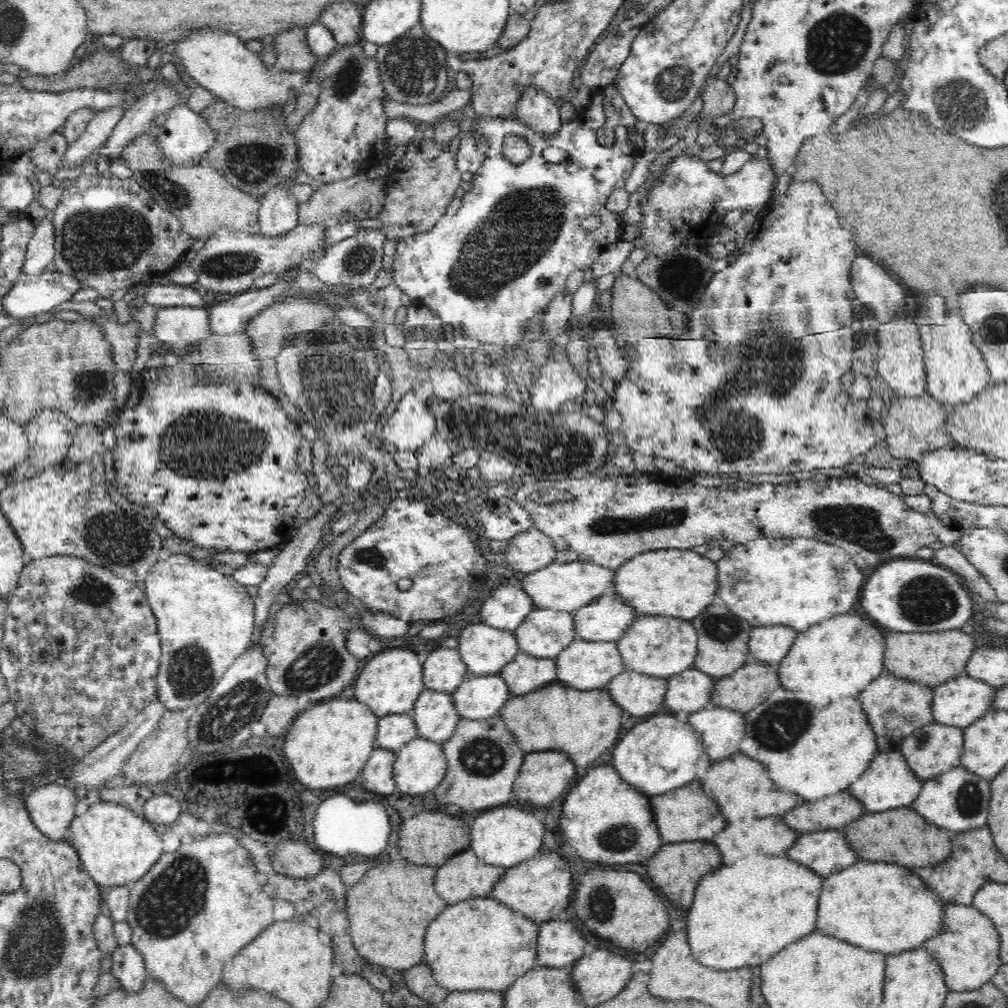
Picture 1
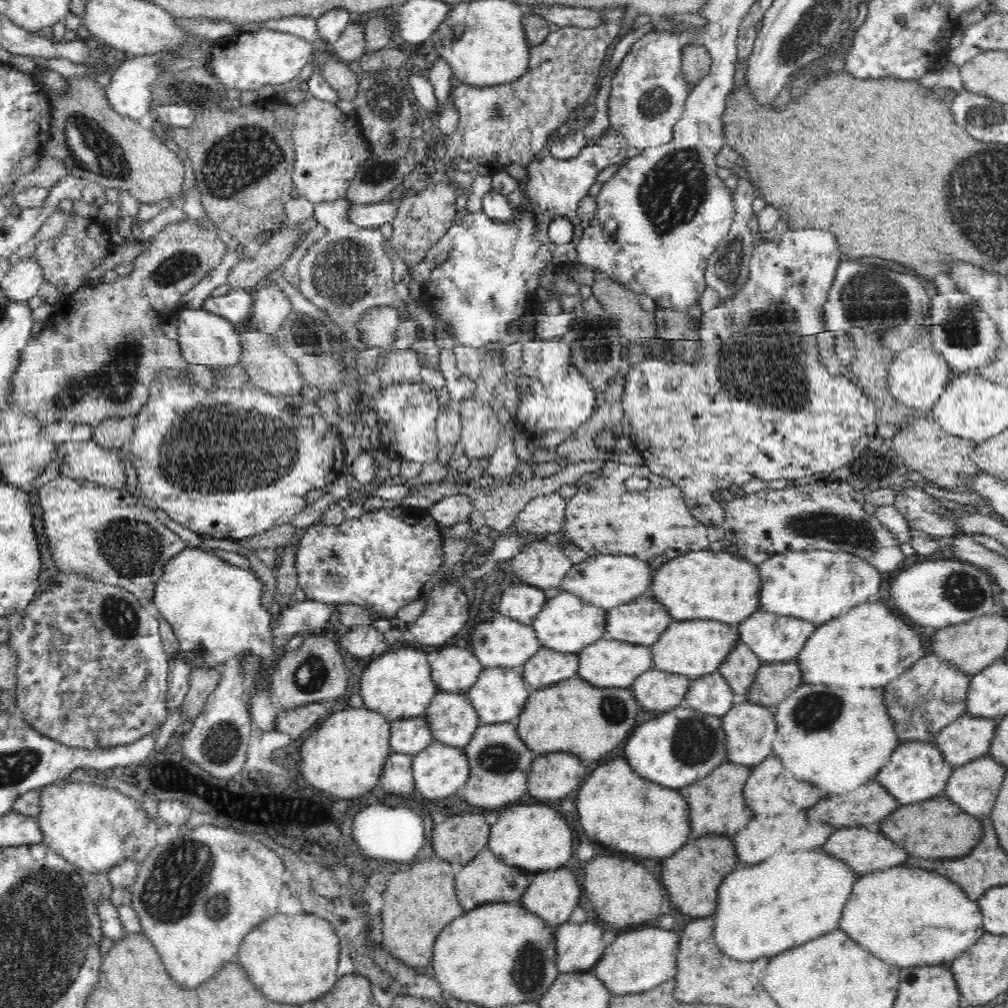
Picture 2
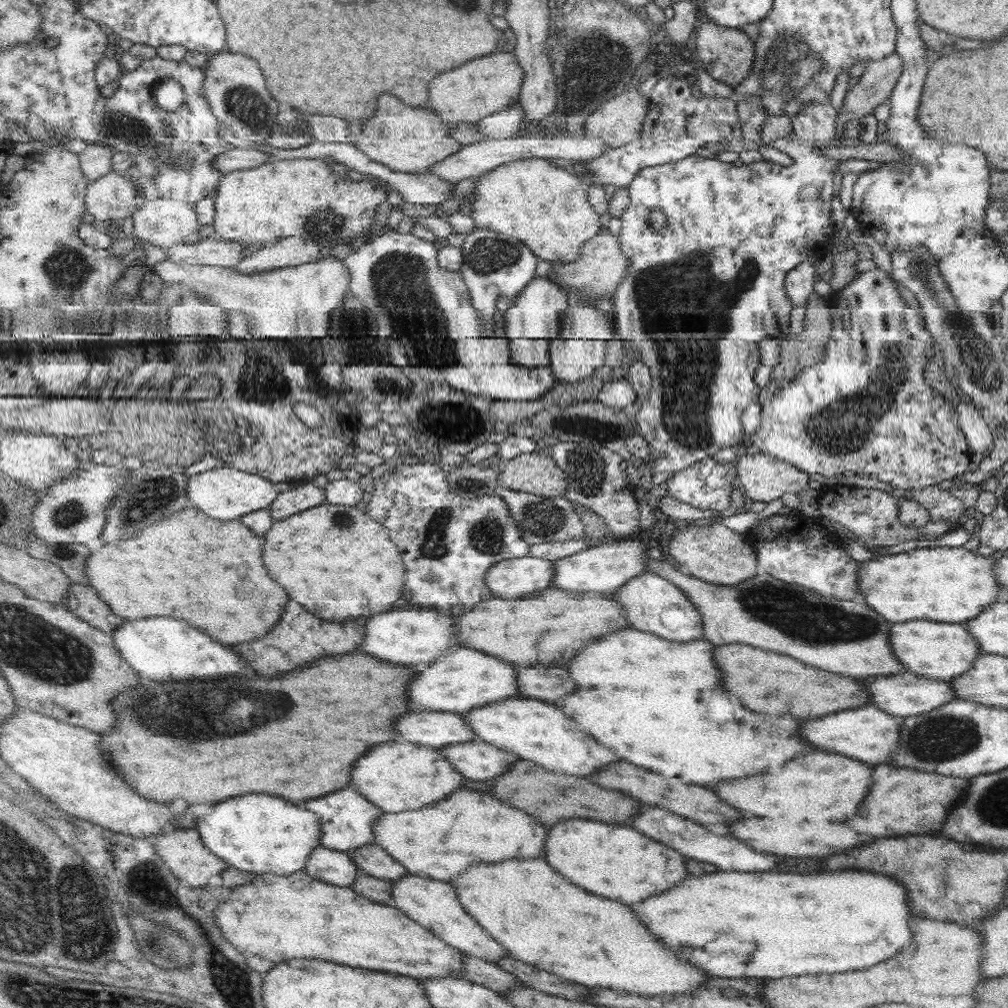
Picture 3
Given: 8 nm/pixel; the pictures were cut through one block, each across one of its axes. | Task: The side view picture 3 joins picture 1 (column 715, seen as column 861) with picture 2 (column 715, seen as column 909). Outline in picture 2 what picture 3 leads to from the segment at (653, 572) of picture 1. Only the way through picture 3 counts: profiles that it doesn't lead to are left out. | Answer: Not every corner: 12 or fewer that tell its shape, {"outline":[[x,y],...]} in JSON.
{"outline":[[688,552],[653,575],[674,621],[739,625],[759,610],[757,565]]}

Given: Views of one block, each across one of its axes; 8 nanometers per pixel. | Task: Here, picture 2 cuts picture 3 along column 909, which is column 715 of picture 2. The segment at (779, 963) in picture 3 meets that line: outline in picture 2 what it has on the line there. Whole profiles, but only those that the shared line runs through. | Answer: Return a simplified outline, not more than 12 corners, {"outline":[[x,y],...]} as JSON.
{"outline":[[778,852],[718,888],[713,943],[776,956],[838,928],[856,874]]}

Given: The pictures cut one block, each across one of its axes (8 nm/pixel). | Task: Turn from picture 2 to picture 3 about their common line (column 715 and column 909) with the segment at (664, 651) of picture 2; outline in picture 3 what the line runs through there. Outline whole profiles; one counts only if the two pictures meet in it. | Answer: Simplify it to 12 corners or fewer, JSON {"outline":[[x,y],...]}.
{"outline":[[892,623],[904,671],[944,682],[982,654],[964,623]]}

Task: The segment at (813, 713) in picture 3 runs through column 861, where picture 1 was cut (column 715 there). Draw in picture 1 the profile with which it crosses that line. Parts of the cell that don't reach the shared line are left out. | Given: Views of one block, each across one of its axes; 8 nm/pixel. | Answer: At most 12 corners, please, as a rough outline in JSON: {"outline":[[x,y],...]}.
{"outline":[[749,660],[717,679],[710,705],[747,713],[781,682],[779,663]]}

